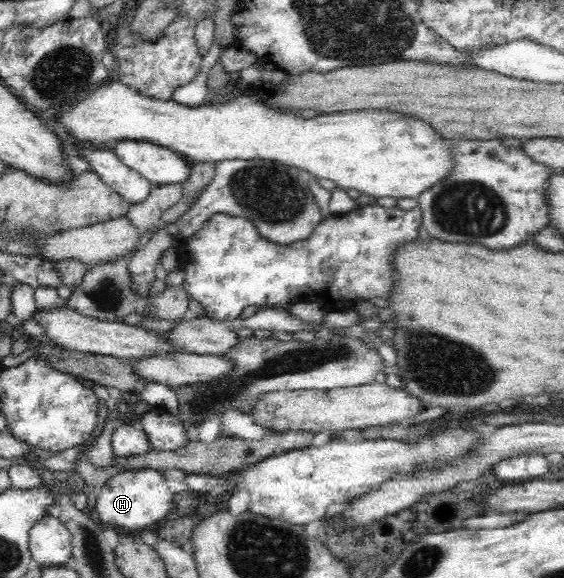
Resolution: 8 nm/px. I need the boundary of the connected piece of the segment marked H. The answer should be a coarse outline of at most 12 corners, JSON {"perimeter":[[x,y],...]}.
{"perimeter":[[162,470],[116,473],[96,499],[102,525],[146,529],[170,511]]}

